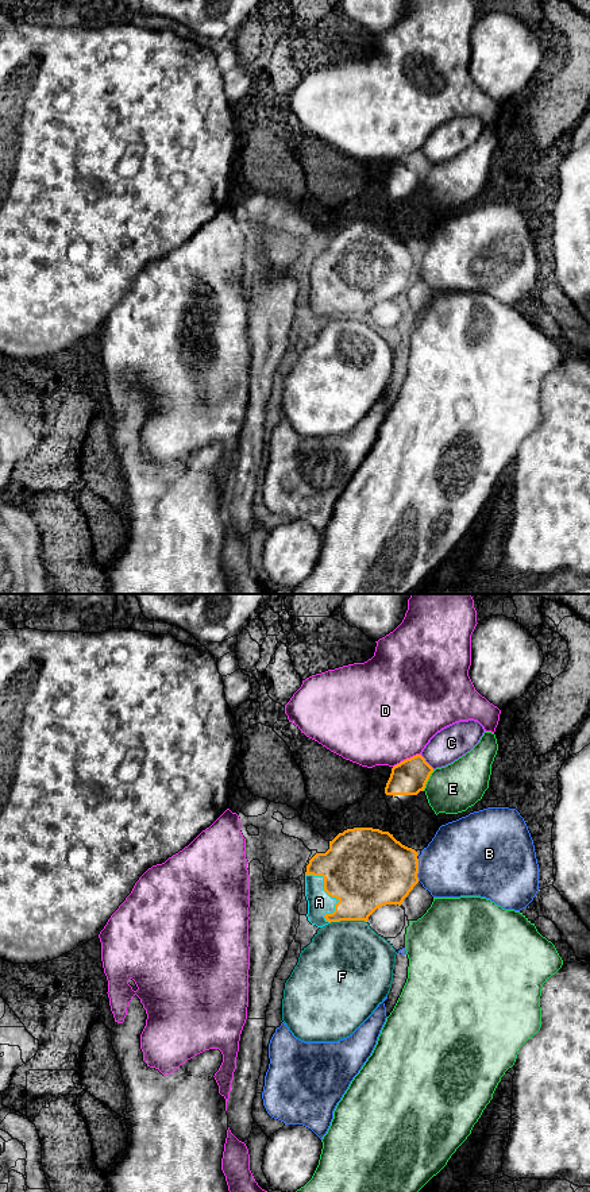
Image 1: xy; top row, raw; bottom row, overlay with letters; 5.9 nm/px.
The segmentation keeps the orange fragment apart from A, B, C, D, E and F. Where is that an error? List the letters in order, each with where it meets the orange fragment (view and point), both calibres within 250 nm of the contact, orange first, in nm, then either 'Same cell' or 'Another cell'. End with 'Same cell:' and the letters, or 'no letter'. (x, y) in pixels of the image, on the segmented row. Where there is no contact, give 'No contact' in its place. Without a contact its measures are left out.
A: Touches orange at xy (330, 895). Thickness 460 nm (orange) against 140 nm. Same cell
B: Touches orange at xy (417, 870). Thickness 440 nm (orange) against 400 nm. Another cell
C: Touches orange at xy (425, 762). Thickness 200 nm (orange) against 200 nm. Another cell
D: Touches orange at xy (407, 759). Thickness 200 nm (orange) against 500 nm. Another cell
E: Touches orange at xy (427, 780). Thickness 200 nm (orange) against 280 nm. Another cell
F: Touches orange at xy (347, 919). Thickness 360 nm (orange) against 480 nm. Another cell
Same cell: A

